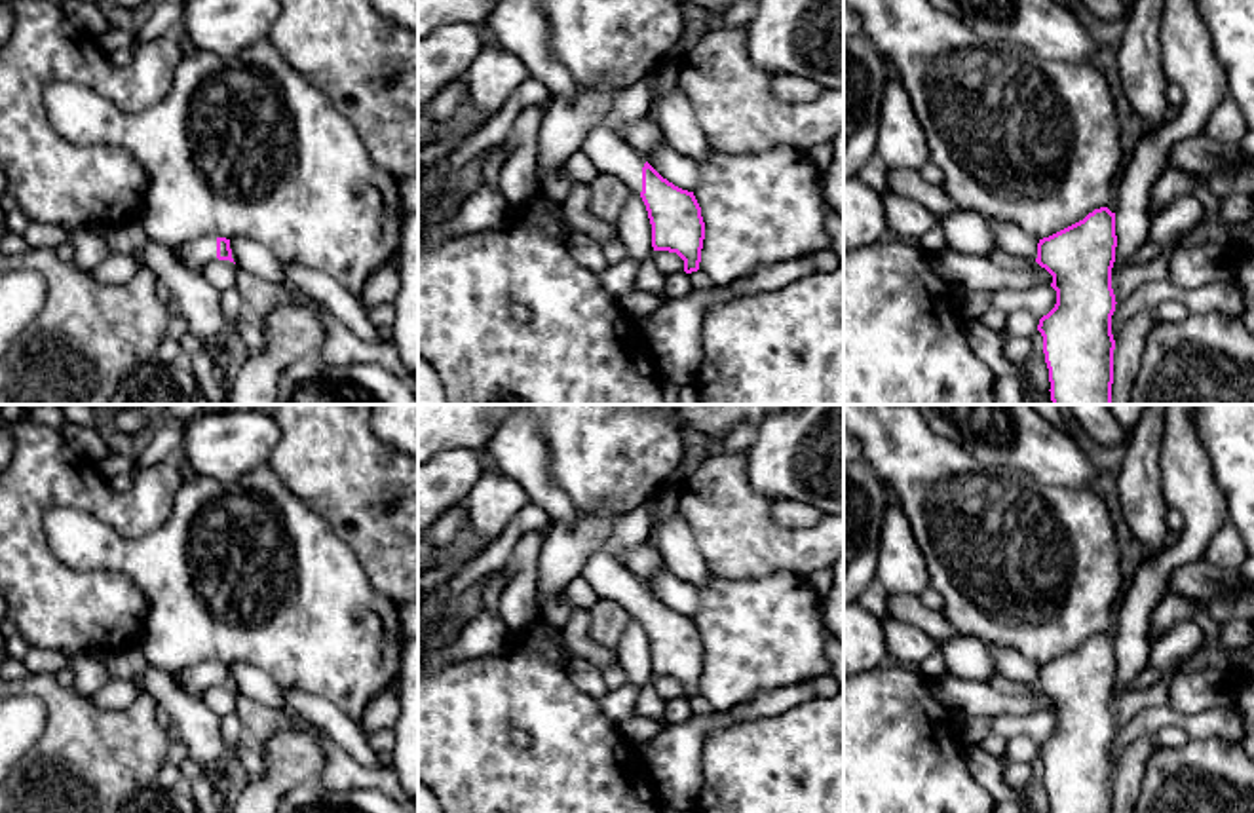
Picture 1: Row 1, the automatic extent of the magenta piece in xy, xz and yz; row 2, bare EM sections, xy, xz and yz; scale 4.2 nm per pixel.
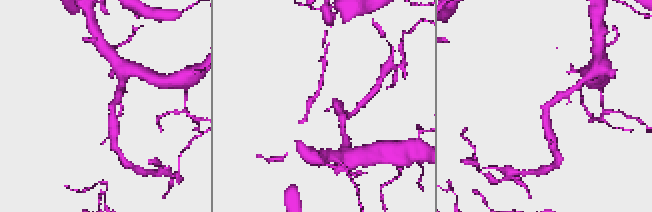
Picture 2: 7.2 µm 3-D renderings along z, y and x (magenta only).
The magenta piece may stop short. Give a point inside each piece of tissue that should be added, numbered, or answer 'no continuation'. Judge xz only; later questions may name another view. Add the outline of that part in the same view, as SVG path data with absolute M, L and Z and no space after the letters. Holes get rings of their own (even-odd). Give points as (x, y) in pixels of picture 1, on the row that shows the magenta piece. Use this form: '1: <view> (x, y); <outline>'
1: xz (610, 154); M610 123L595 125L583 139L581 152L598 173L619 177L631 192L642 192L644 152L627 144Z

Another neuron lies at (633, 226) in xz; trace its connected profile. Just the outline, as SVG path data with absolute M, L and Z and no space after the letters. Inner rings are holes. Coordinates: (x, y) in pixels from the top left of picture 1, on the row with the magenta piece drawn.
M631 192L614 228L629 258L642 262L654 251L652 224L640 194Z

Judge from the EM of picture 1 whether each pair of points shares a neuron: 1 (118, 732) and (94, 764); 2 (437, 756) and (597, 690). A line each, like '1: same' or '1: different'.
1: same
2: different

